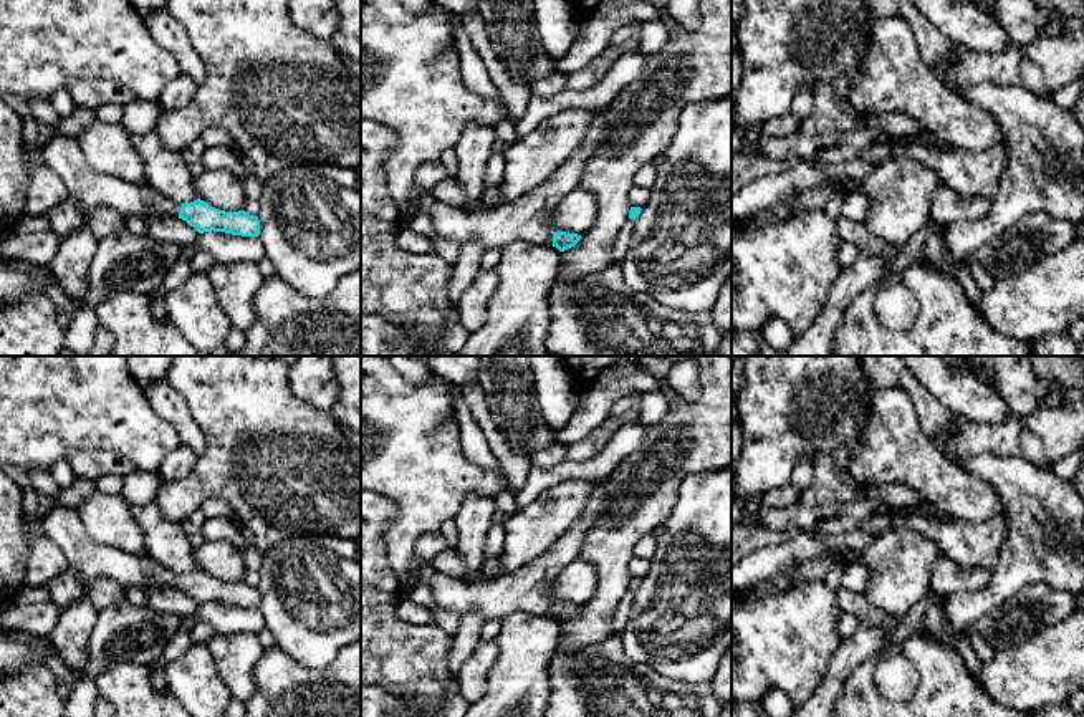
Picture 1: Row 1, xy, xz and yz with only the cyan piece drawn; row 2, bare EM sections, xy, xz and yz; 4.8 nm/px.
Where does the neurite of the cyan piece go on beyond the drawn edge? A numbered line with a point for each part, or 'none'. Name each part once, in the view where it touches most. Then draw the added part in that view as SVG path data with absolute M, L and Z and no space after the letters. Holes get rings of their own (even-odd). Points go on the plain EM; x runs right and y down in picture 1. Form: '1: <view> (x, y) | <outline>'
1: xy (88, 560) | M53 505L41 520L45 535L65 553L68 575L88 585L101 576L118 581L122 588L172 586L179 588L182 575L157 565L147 555L129 555L94 541L84 530L78 510Z

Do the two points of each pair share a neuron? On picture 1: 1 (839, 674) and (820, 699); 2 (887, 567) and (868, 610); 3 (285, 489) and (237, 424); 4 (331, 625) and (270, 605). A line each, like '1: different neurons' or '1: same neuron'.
1: same neuron
2: different neurons
3: same neuron
4: same neuron

